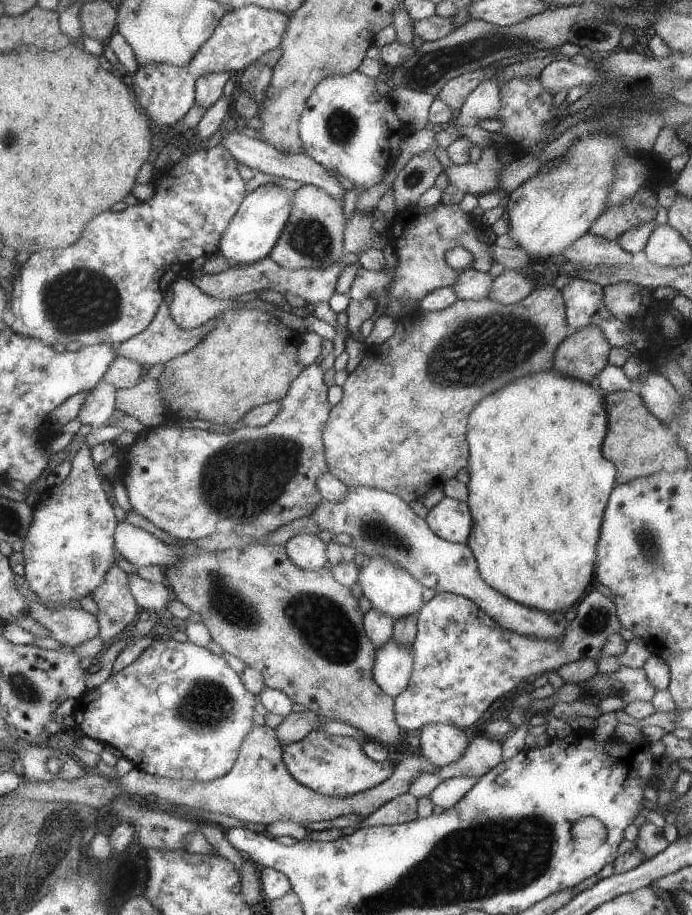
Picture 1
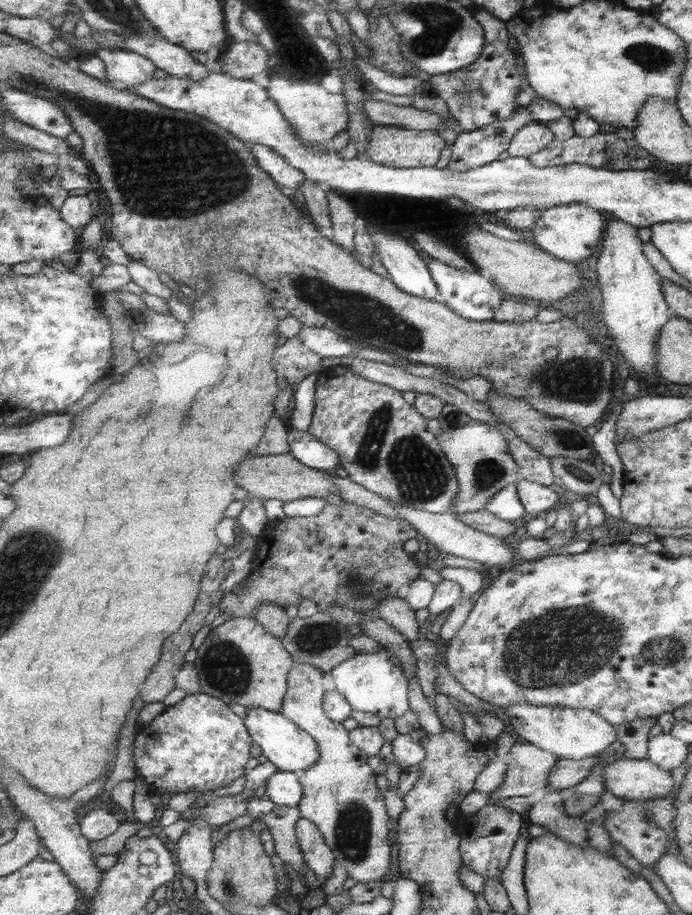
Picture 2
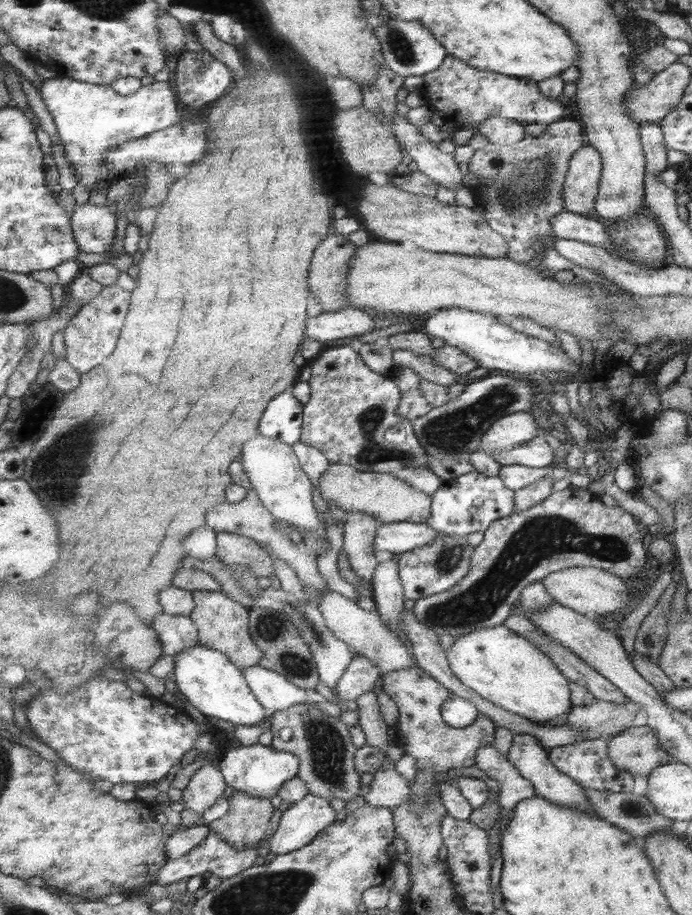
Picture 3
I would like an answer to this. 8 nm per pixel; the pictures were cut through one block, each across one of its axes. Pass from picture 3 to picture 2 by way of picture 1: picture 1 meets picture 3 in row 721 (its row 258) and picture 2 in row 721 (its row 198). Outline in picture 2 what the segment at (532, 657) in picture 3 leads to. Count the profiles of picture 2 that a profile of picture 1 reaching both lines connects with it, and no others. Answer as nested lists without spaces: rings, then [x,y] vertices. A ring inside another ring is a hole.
[[[531,702],[513,704],[507,710],[509,726],[515,734],[525,738],[529,744],[539,746],[545,752],[551,752],[559,756],[561,760],[583,760],[593,758],[609,748],[611,742],[617,740],[615,726],[609,724],[605,718],[591,710],[579,710],[579,708],[557,708],[557,706],[537,706]]]

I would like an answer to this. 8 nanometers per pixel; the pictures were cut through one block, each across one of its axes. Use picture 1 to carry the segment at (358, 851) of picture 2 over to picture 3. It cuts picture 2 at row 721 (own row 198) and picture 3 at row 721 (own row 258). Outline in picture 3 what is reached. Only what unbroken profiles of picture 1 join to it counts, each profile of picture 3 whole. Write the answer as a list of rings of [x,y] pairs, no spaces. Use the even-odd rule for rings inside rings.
[[[297,704],[289,710],[281,710],[273,716],[273,744],[271,748],[277,752],[291,752],[301,760],[299,778],[307,782],[311,794],[323,798],[341,798],[351,800],[359,794],[363,784],[363,774],[357,770],[357,752],[359,748],[353,744],[349,734],[349,724],[339,718],[333,718],[321,710],[305,708]]]

